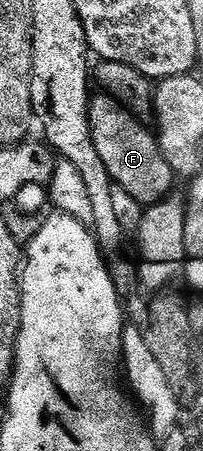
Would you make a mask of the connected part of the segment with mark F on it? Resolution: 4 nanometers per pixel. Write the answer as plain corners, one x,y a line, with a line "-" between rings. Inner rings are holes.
102,96
91,98
91,131
97,155
101,155
112,182
125,187
125,191
142,201
144,206
164,200
172,192
173,174
169,163
165,163
161,155
156,134
150,128
147,130
145,126
138,125
135,122
138,120
114,97

